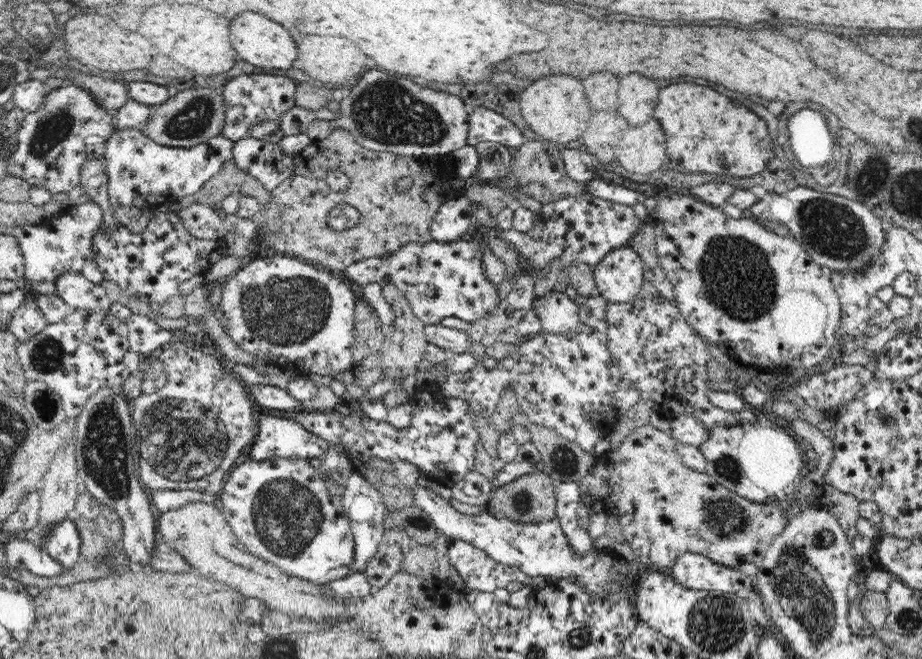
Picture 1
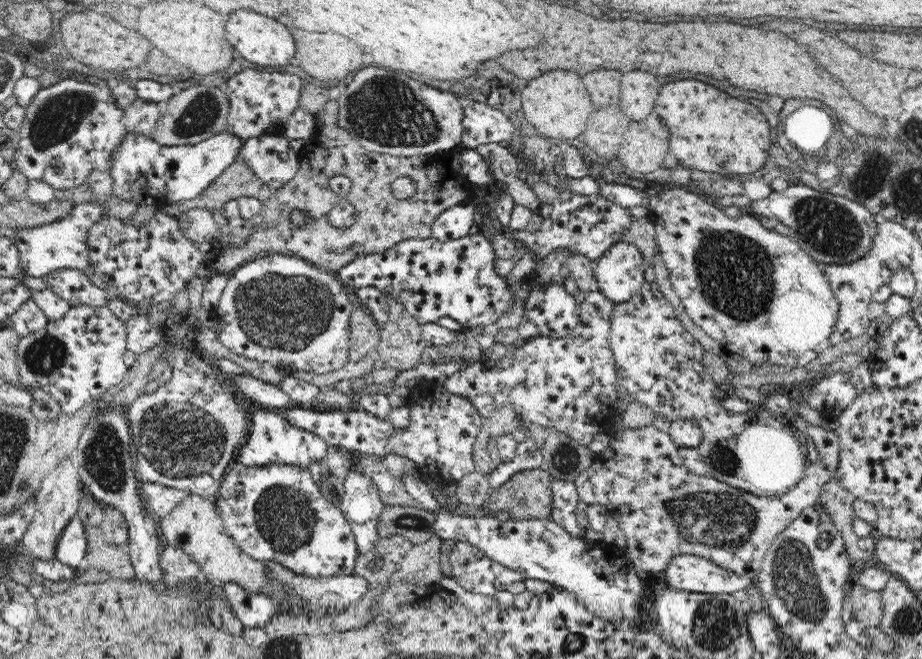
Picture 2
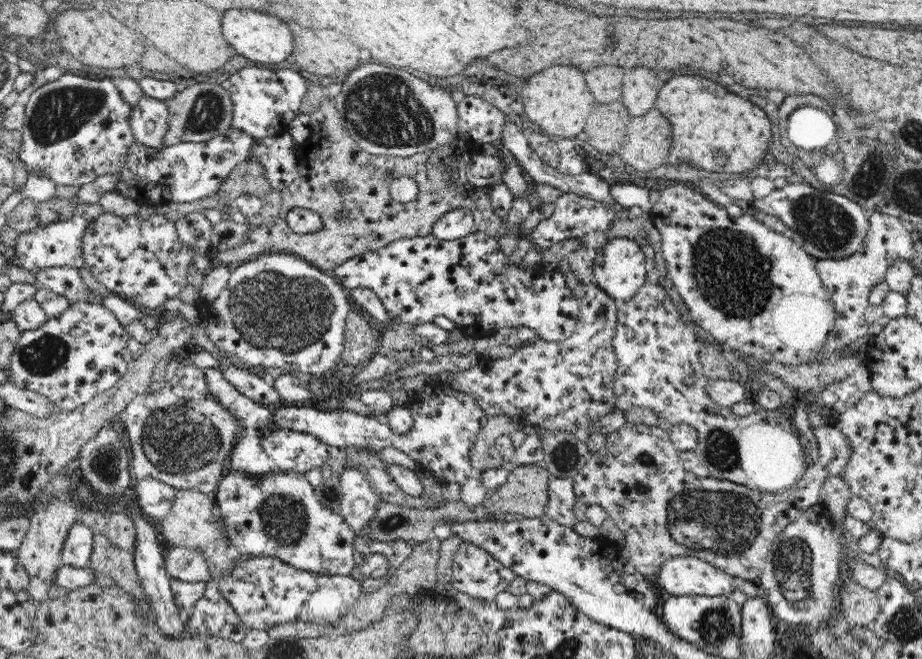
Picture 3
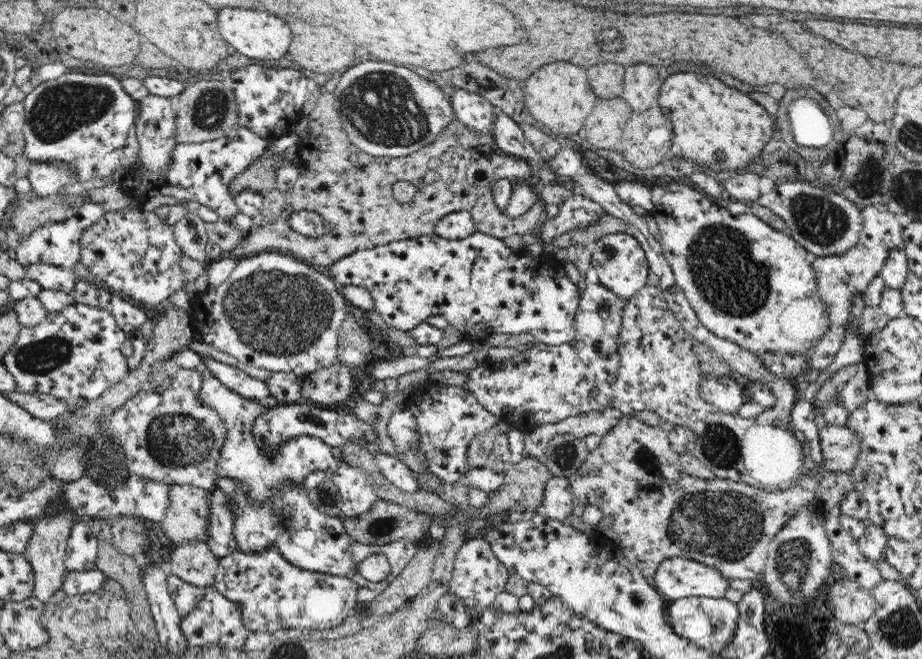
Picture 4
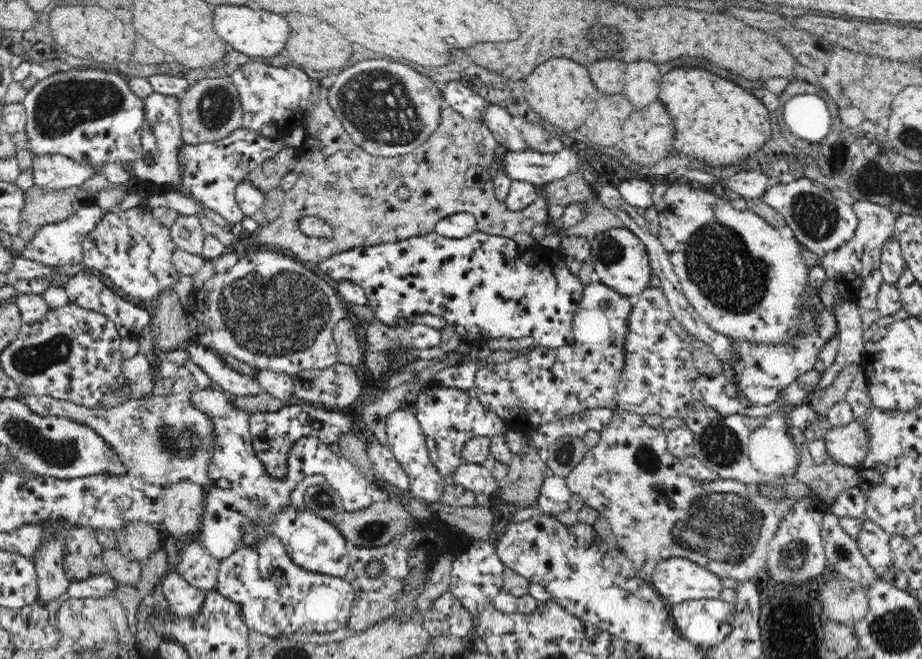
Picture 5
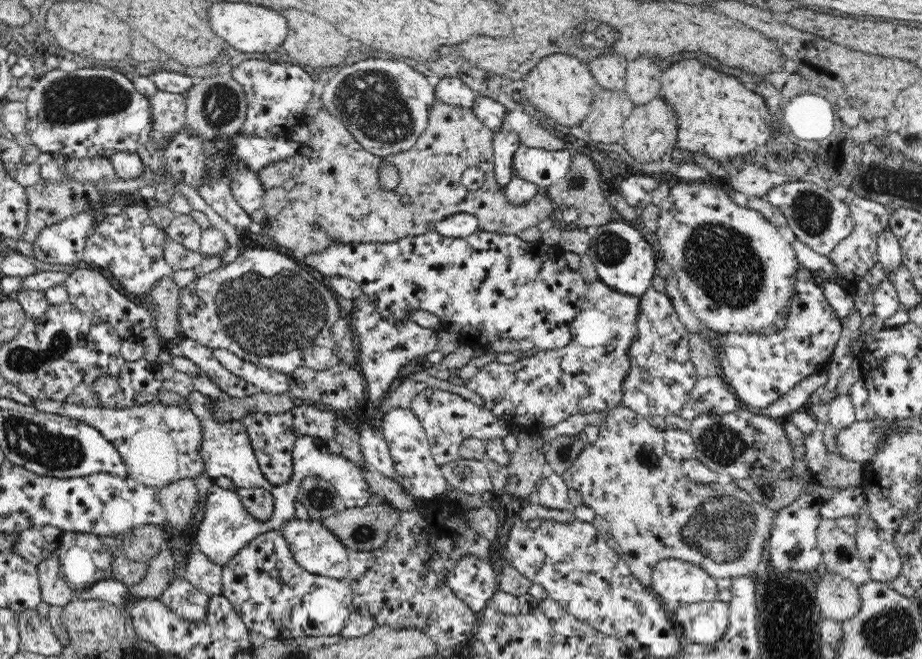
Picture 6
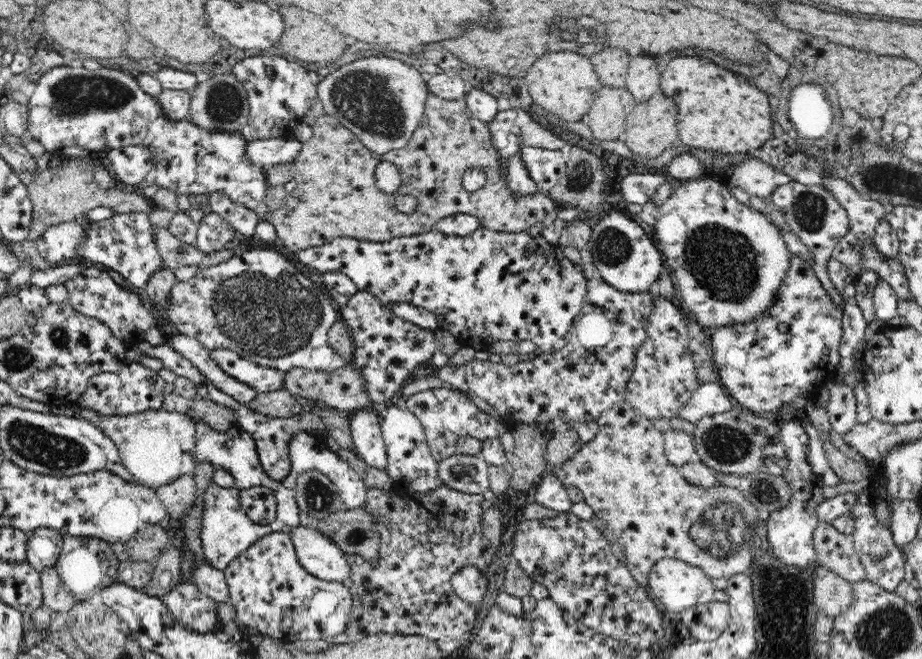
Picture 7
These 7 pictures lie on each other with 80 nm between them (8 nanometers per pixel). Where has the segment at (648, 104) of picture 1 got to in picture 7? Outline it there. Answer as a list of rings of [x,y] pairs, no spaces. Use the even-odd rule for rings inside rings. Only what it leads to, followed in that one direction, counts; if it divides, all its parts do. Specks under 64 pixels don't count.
[[[644,55],[630,57],[626,87],[636,103],[648,102],[660,91],[660,78],[661,72],[654,58]]]

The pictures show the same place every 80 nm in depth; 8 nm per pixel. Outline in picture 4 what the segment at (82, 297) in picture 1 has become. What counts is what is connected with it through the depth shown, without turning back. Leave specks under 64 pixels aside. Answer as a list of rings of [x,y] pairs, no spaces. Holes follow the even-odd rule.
[[[33,264],[26,267],[28,279],[36,282],[41,289],[56,290],[71,295],[80,282],[73,268],[64,268],[45,264]]]

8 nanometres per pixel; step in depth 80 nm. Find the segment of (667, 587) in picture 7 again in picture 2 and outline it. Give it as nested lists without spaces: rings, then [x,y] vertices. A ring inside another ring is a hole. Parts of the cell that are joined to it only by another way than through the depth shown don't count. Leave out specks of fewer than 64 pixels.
[[[692,554],[678,555],[671,560],[666,567],[666,582],[678,590],[731,595],[755,583],[714,564],[710,559]]]

